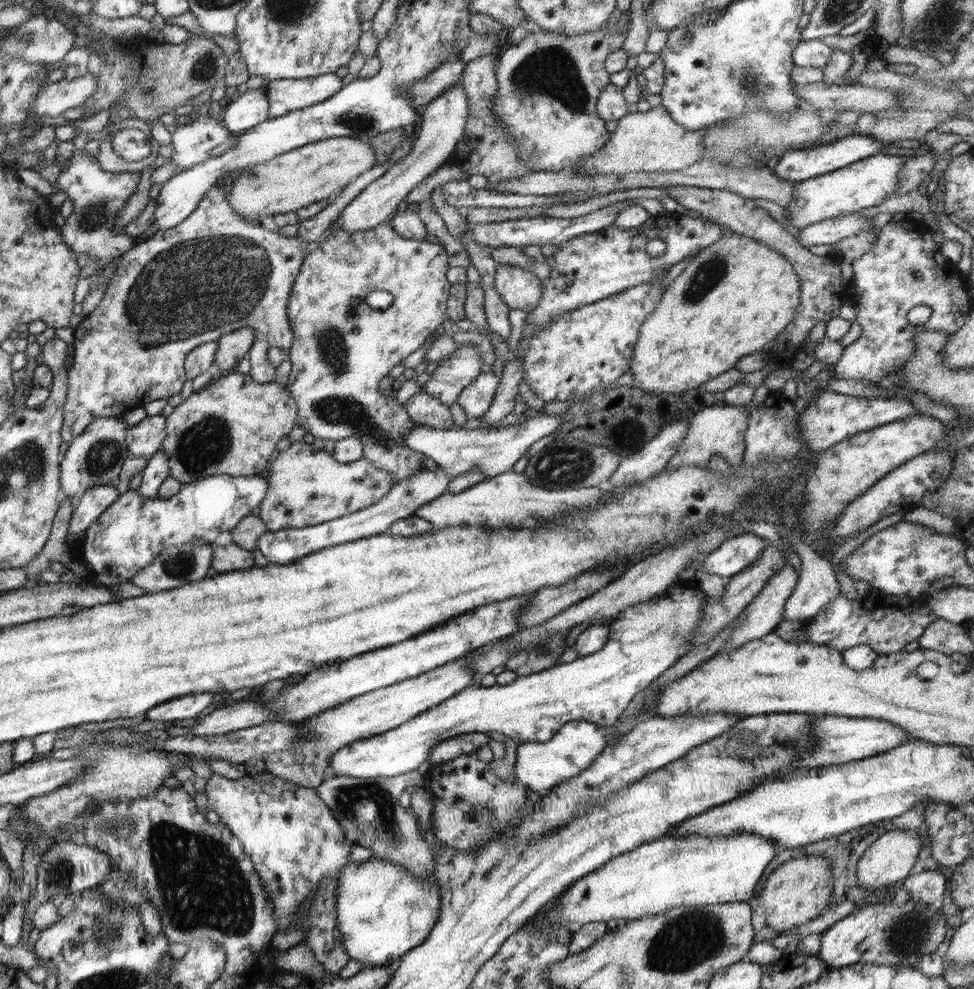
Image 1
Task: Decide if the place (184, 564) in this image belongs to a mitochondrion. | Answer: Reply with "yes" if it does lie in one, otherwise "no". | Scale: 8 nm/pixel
yes

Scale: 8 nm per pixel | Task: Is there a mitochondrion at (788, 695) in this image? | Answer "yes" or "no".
no

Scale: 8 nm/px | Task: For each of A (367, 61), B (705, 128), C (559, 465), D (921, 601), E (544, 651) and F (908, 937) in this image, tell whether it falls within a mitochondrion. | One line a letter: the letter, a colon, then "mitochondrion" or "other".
A: other
B: other
C: mitochondrion
D: other
E: mitochondrion
F: mitochondrion

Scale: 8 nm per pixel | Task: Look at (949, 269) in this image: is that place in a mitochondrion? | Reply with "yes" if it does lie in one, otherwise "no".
no

